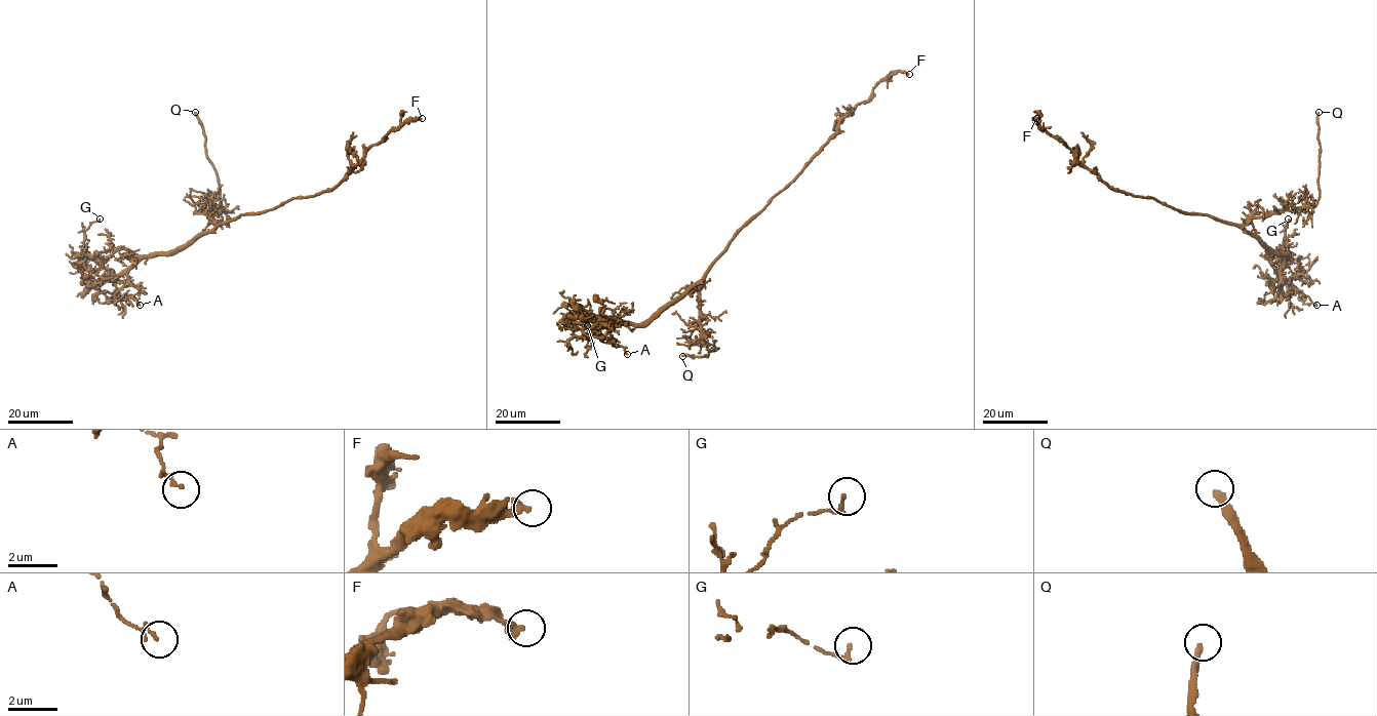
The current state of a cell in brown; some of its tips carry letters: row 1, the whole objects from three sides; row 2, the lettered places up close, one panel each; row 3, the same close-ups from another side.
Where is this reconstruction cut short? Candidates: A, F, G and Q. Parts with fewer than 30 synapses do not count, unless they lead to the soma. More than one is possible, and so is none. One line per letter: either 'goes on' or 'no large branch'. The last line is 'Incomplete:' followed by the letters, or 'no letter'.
A: no large branch
F: no large branch
G: no large branch
Q: goes on
Incomplete: Q

